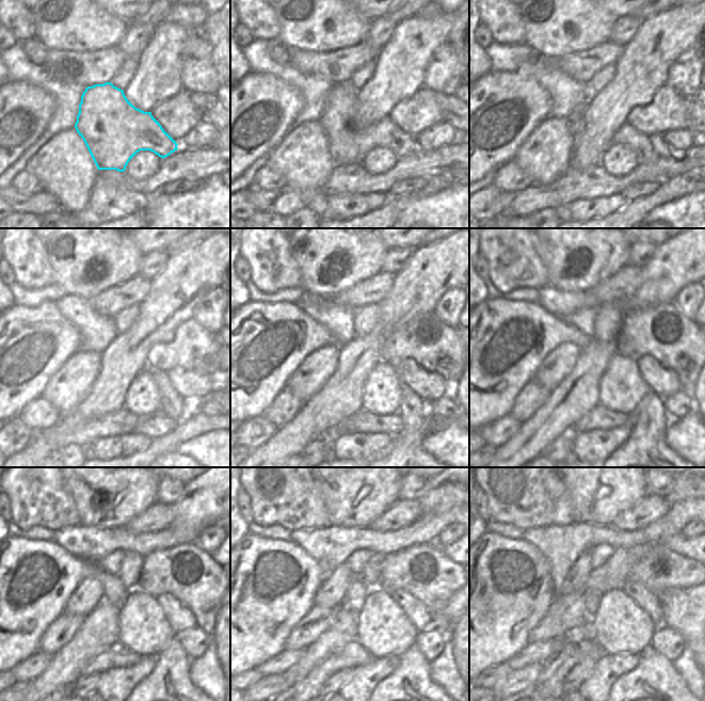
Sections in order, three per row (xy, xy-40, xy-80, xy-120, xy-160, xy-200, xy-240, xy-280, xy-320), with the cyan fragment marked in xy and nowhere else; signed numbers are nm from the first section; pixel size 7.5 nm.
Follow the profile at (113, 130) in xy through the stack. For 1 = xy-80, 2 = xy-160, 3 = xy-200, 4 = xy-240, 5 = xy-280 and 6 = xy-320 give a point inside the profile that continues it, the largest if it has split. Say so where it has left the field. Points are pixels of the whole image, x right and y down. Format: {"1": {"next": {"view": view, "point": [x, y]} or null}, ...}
{"1": {"next": {"view": "xy-80", "point": [639, 143]}}, "2": {"next": {"view": "xy-160", "point": [407, 445]}}, "3": {"next": {"view": "xy-200", "point": [646, 445]}}, "4": {"next": {"view": "xy-240", "point": [170, 684]}}, "5": {"next": {"view": "xy-280", "point": [411, 684]}}, "6": {"next": {"view": "xy-320", "point": [654, 684]}}}

